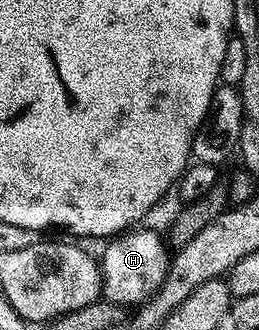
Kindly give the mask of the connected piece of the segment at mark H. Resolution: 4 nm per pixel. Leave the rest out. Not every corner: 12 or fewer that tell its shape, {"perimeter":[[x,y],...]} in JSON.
{"perimeter":[[126,230],[99,259],[104,298],[144,304],[171,251],[162,232]]}

